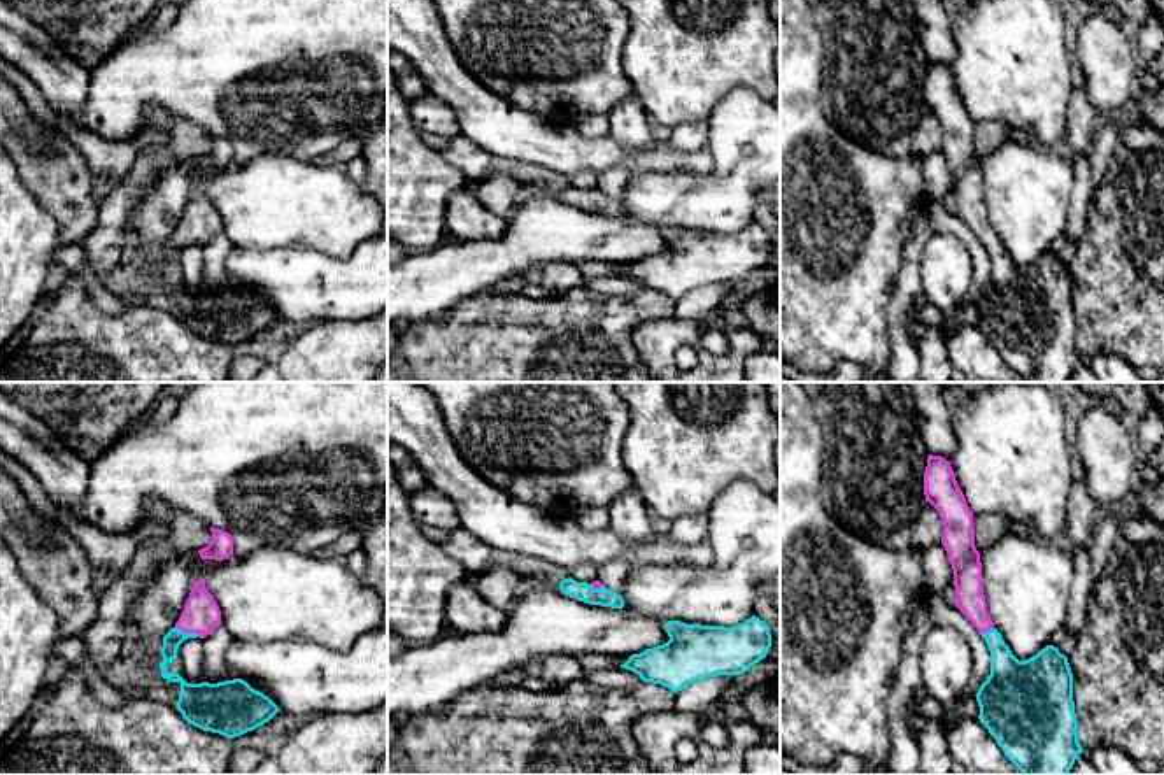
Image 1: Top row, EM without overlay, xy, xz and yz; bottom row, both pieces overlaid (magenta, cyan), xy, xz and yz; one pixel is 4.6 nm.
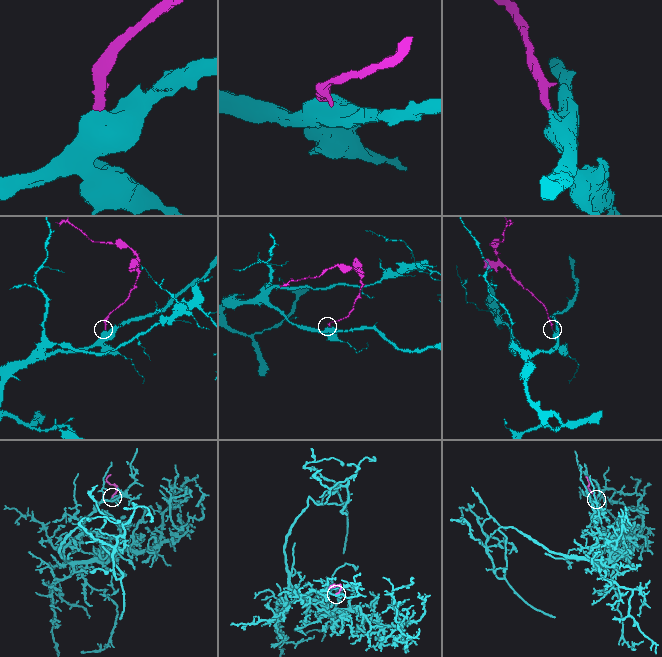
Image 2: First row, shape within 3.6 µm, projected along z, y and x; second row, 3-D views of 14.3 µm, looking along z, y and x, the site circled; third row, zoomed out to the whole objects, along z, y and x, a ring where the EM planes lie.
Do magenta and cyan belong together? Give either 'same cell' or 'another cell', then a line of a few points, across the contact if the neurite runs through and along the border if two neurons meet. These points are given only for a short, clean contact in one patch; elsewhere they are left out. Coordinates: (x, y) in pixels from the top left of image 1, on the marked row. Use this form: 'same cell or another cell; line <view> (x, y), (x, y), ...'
same cell; line xy (200, 614), (190, 632), (181, 632), (174, 637)

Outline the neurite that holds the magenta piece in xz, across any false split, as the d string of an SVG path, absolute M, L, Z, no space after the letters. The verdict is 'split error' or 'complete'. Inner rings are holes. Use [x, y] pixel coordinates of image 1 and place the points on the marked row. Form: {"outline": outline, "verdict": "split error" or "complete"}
{"outline": "M568 577L559 582L559 589L563 594L589 605L601 605L612 608L624 607L622 596L607 589L600 580L587 584L587 582L577 582L571 577Z", "verdict": "split error"}

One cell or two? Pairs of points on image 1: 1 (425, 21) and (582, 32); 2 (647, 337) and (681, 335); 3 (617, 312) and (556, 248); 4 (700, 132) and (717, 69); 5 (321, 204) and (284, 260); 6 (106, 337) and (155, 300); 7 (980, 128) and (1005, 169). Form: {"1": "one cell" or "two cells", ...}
{"1": "two cells", "2": "one cell", "3": "two cells", "4": "two cells", "5": "two cells", "6": "two cells", "7": "two cells"}

